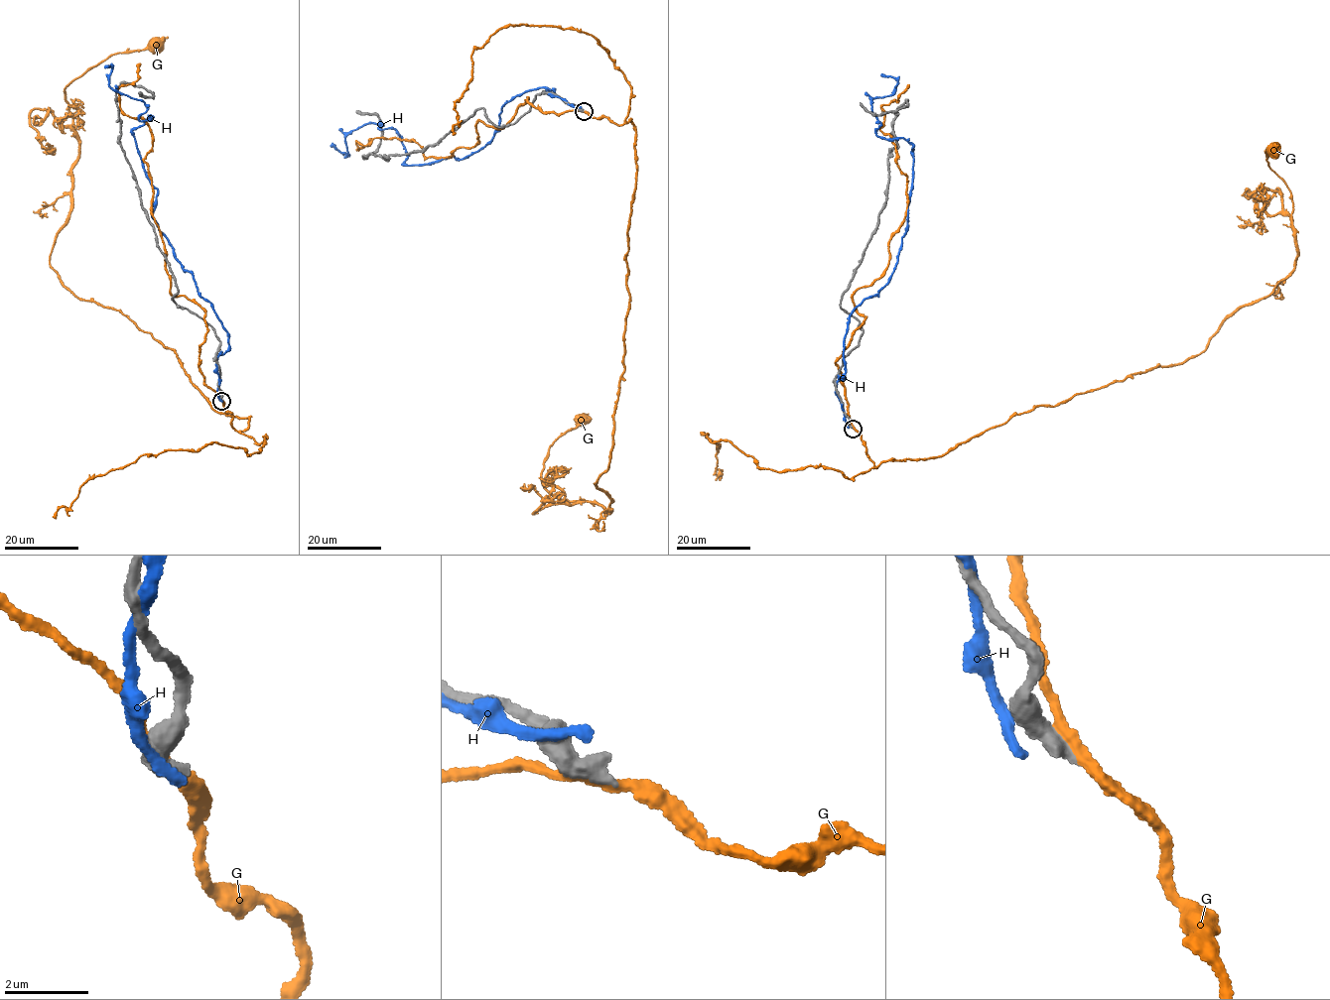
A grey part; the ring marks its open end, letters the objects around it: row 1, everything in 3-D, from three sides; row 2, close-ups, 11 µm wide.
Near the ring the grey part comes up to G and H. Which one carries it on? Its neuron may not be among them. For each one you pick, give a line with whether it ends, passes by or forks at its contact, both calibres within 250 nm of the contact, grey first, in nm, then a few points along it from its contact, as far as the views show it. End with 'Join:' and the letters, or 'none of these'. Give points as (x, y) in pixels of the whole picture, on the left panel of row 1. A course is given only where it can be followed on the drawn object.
Join: none of these

